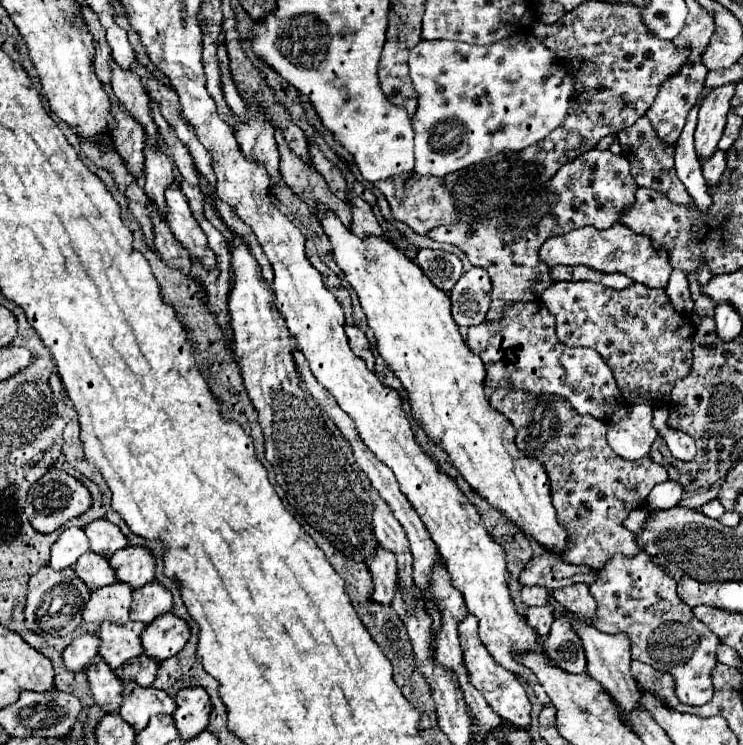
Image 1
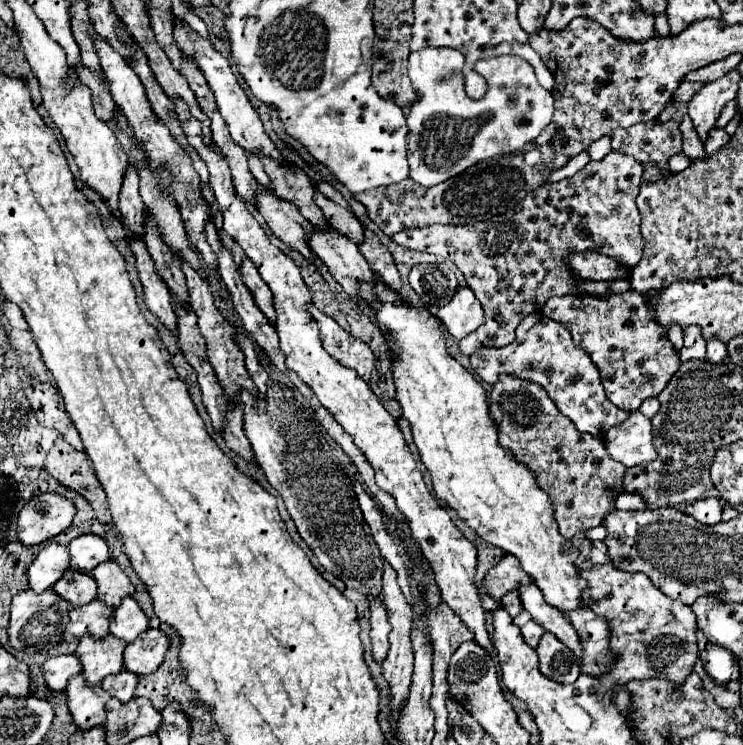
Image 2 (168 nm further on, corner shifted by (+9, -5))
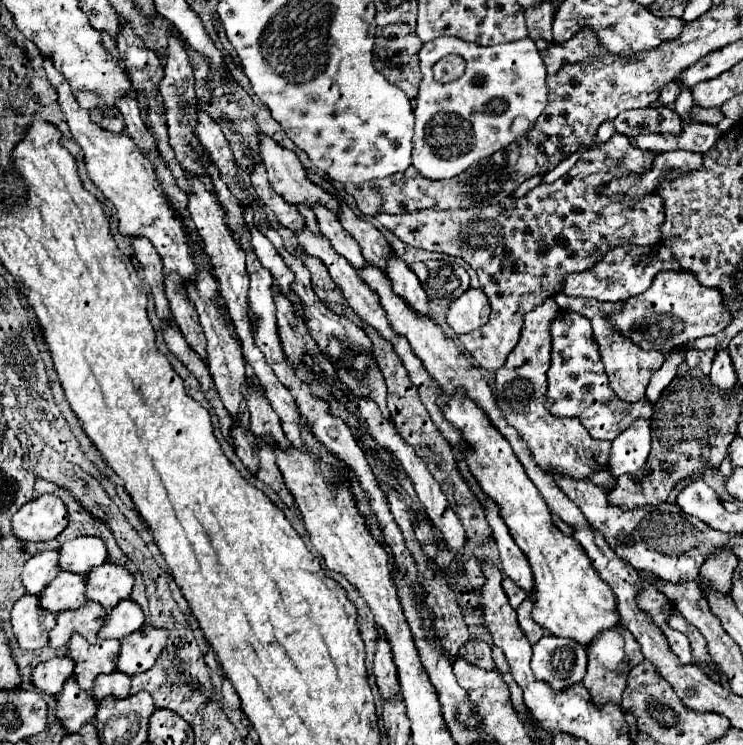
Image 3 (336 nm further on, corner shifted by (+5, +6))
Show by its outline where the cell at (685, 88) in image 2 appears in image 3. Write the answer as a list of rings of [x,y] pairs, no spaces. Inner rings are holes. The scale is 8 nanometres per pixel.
[[[669,82],[663,90],[661,90],[661,96],[659,96],[659,102],[661,104],[671,104],[679,94],[679,86],[675,82]]]

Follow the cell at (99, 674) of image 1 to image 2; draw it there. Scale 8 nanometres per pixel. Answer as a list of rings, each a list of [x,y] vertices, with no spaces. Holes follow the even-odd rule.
[[[79,673],[67,685],[69,711],[79,729],[91,729],[105,723],[105,703],[109,701],[107,691],[101,685],[87,685]]]

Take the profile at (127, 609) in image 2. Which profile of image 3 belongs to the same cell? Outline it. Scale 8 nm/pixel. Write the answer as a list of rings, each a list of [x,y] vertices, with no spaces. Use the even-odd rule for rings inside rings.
[[[123,600],[115,610],[107,612],[105,622],[99,630],[99,638],[115,638],[123,640],[131,632],[139,630],[143,626],[143,610],[133,600]]]

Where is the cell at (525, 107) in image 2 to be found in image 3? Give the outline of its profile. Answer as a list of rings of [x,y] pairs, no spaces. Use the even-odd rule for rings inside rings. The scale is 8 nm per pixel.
[[[443,36],[439,40],[425,42],[419,52],[419,60],[423,80],[415,108],[413,166],[429,180],[459,176],[471,164],[503,150],[521,134],[515,130],[515,122],[521,120],[523,130],[529,130],[547,106],[545,64],[531,38],[491,48]],[[447,54],[459,54],[467,66],[459,80],[441,84],[433,80],[433,64]],[[479,74],[485,76],[485,80],[475,86],[471,80]]]

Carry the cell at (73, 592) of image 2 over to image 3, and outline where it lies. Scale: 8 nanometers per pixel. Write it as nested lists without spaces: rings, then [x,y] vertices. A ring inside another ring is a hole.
[[[61,570],[39,594],[39,608],[49,610],[53,614],[75,610],[87,602],[83,596],[83,588],[85,576],[75,576],[73,572]]]

